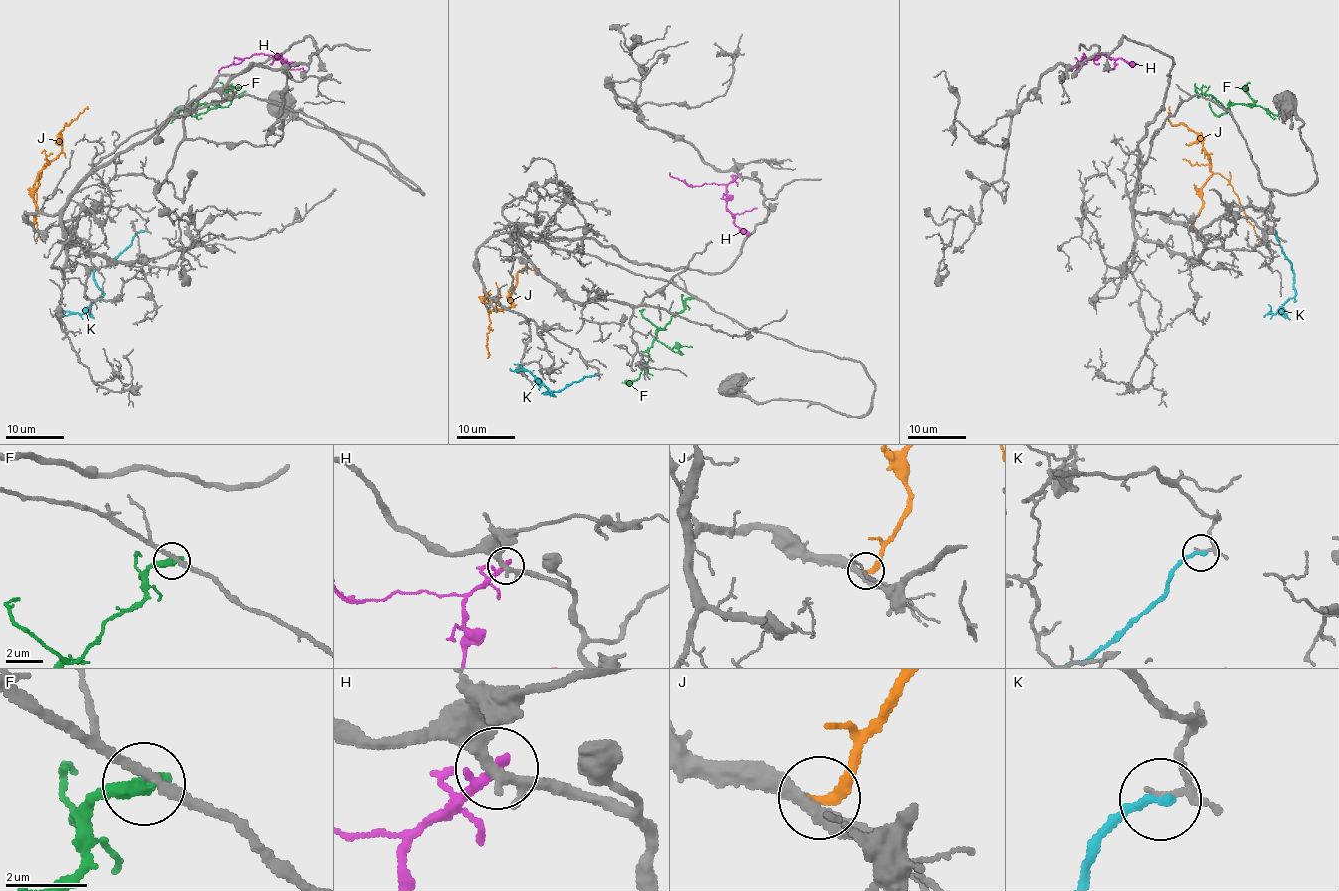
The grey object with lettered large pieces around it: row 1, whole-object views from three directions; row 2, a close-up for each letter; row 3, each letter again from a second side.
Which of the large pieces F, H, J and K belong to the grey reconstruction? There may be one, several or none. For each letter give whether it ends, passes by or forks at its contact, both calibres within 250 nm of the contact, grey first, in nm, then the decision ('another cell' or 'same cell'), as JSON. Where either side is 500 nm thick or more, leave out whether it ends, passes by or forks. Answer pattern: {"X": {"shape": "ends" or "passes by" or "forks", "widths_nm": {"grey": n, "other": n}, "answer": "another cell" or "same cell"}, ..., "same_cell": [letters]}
{"F": {"shape": "ends", "widths_nm": {"grey": 240, "other": 460}, "answer": "another cell"}, "H": {"shape": "ends", "widths_nm": {"grey": 360, "other": 280}, "answer": "another cell"}, "J": {"shape": "ends", "widths_nm": {"grey": 320, "other": 280}, "answer": "same cell"}, "K": {"shape": "ends", "widths_nm": {"grey": 110, "other": 240}, "answer": "another cell"}, "same_cell": ["J"]}

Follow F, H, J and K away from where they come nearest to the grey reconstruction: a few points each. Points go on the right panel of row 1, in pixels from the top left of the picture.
F: (1197, 95), (1210, 95), (1229, 108), (1235, 103), (1245, 103), (1262, 106), (1276, 115), (1281, 111), (1281, 123)
H: (1075, 65), (1084, 54), (1087, 63), (1072, 73)
J: (1189, 226), (1201, 207), (1204, 182), (1211, 174), (1208, 156), (1202, 140), (1194, 131), (1169, 121), (1169, 106)
K: (1276, 231), (1281, 251), (1290, 260), (1295, 295), (1274, 314), (1268, 304)

